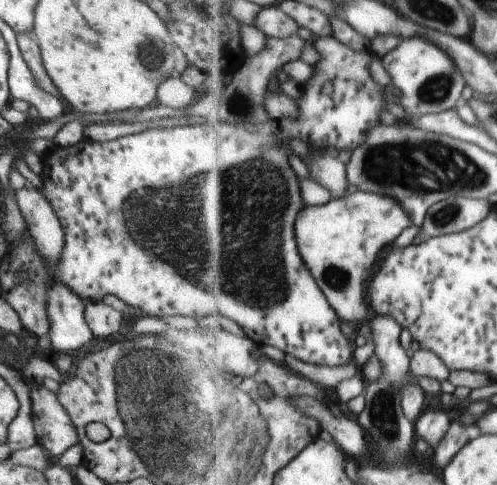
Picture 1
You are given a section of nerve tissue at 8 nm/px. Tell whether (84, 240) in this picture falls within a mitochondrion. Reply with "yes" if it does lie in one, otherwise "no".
no

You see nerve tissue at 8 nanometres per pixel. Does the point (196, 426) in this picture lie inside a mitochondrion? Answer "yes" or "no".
yes

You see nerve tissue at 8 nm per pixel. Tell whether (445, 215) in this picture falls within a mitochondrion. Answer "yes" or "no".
yes

